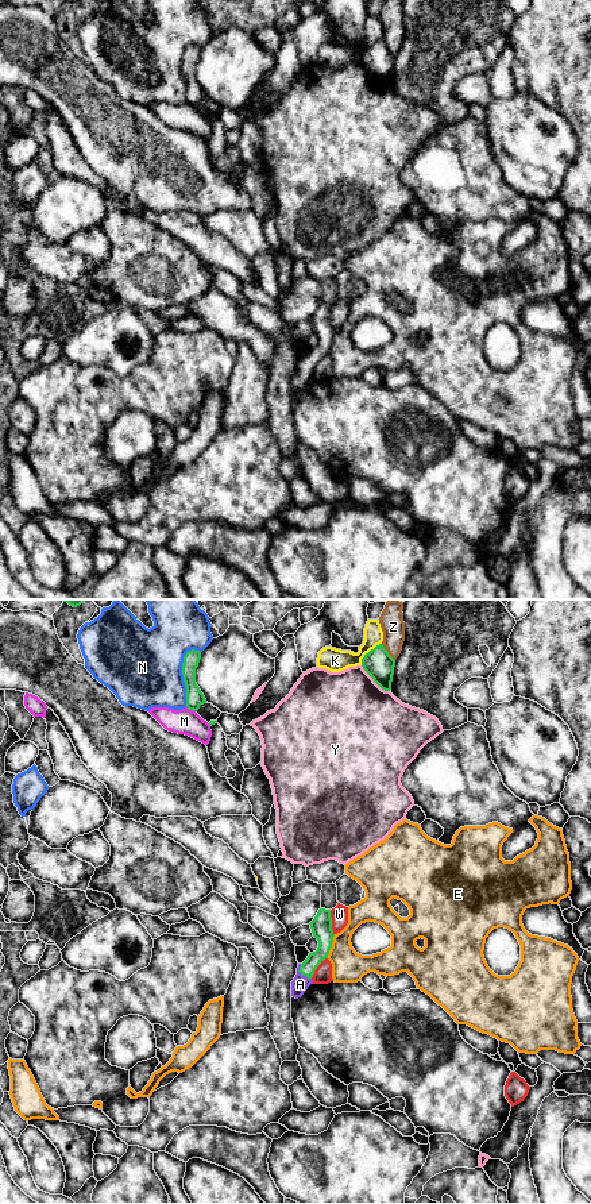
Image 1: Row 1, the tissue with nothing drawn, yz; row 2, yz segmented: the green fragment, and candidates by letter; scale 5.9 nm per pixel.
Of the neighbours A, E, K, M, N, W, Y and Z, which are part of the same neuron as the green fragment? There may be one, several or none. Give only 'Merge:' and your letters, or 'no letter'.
Merge: A

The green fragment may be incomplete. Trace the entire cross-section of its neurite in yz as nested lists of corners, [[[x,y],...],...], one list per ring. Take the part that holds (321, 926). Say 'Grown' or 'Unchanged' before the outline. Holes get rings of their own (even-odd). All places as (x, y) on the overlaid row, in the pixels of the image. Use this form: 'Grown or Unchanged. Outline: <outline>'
Grown. Outline: [[[320,908],[314,919],[309,923],[313,937],[318,941],[316,952],[310,953],[308,958],[298,964],[297,975],[291,981],[291,996],[298,999],[304,995],[310,984],[313,984],[313,975],[317,966],[328,958],[333,942],[331,910]]]

